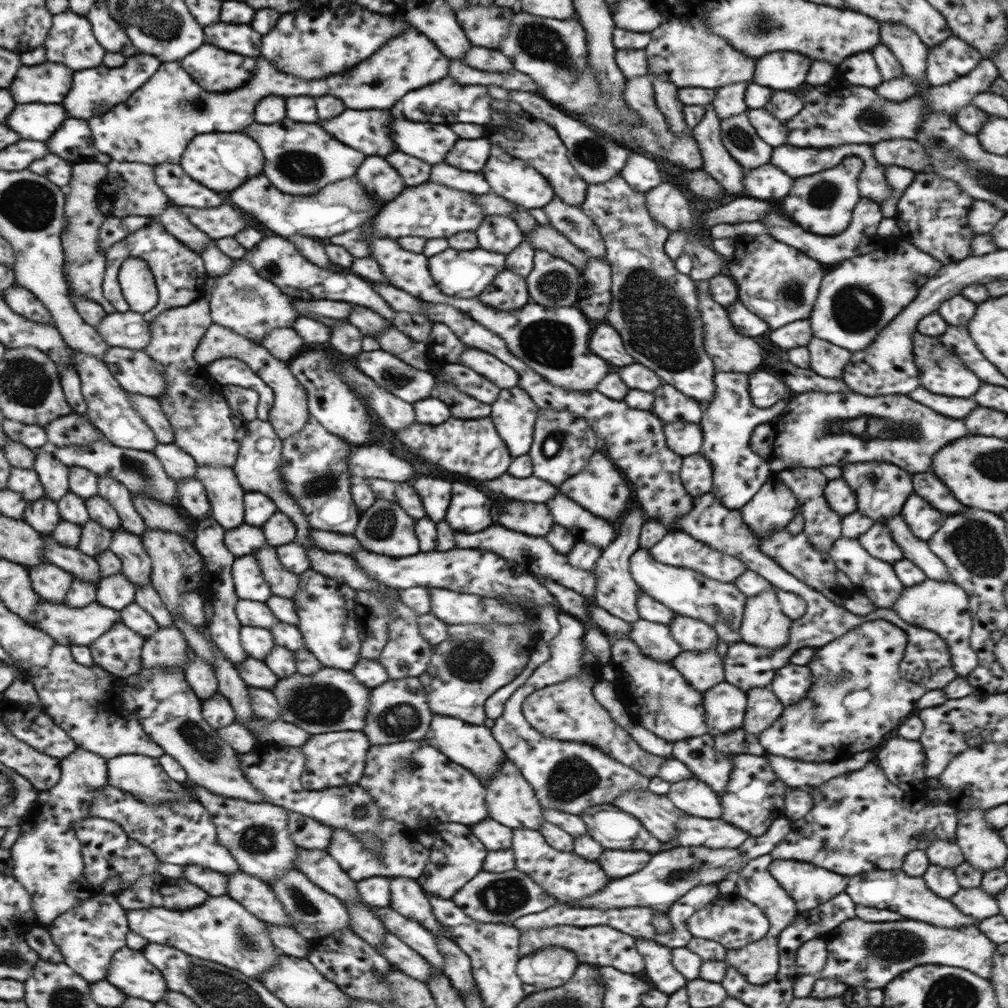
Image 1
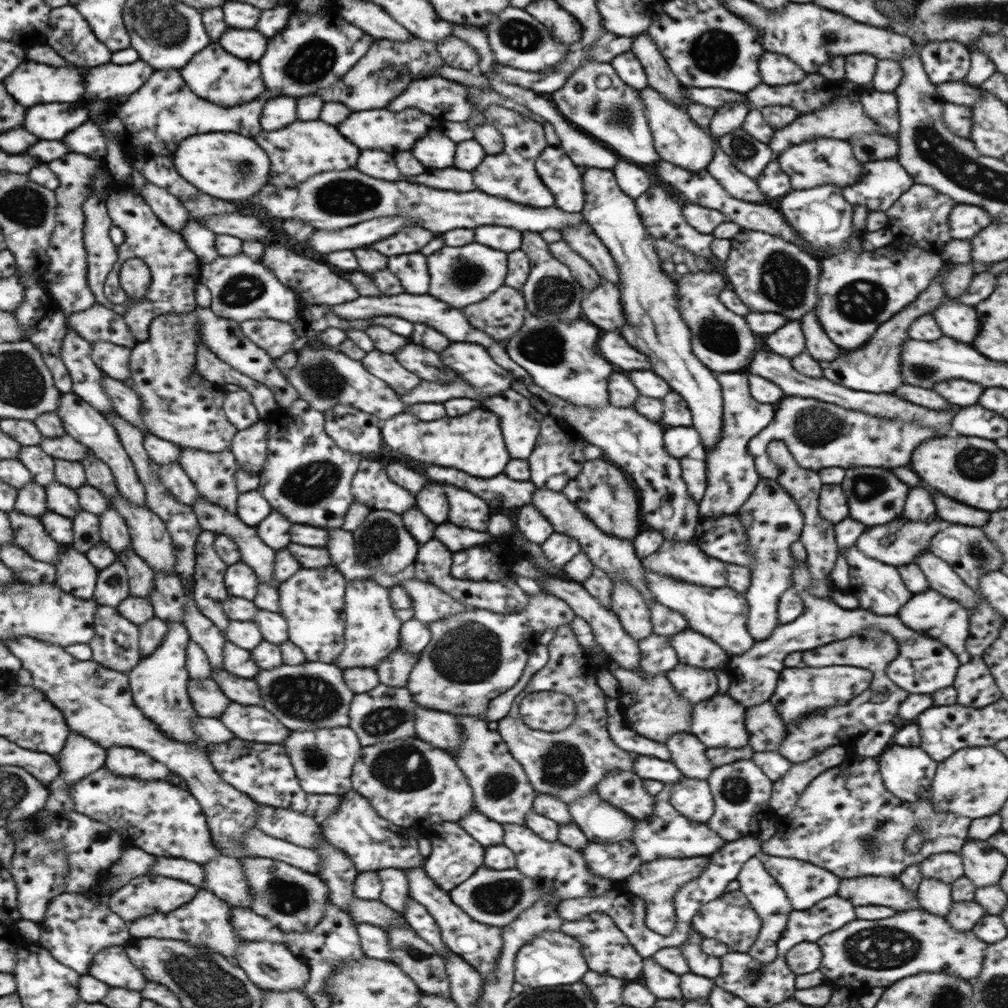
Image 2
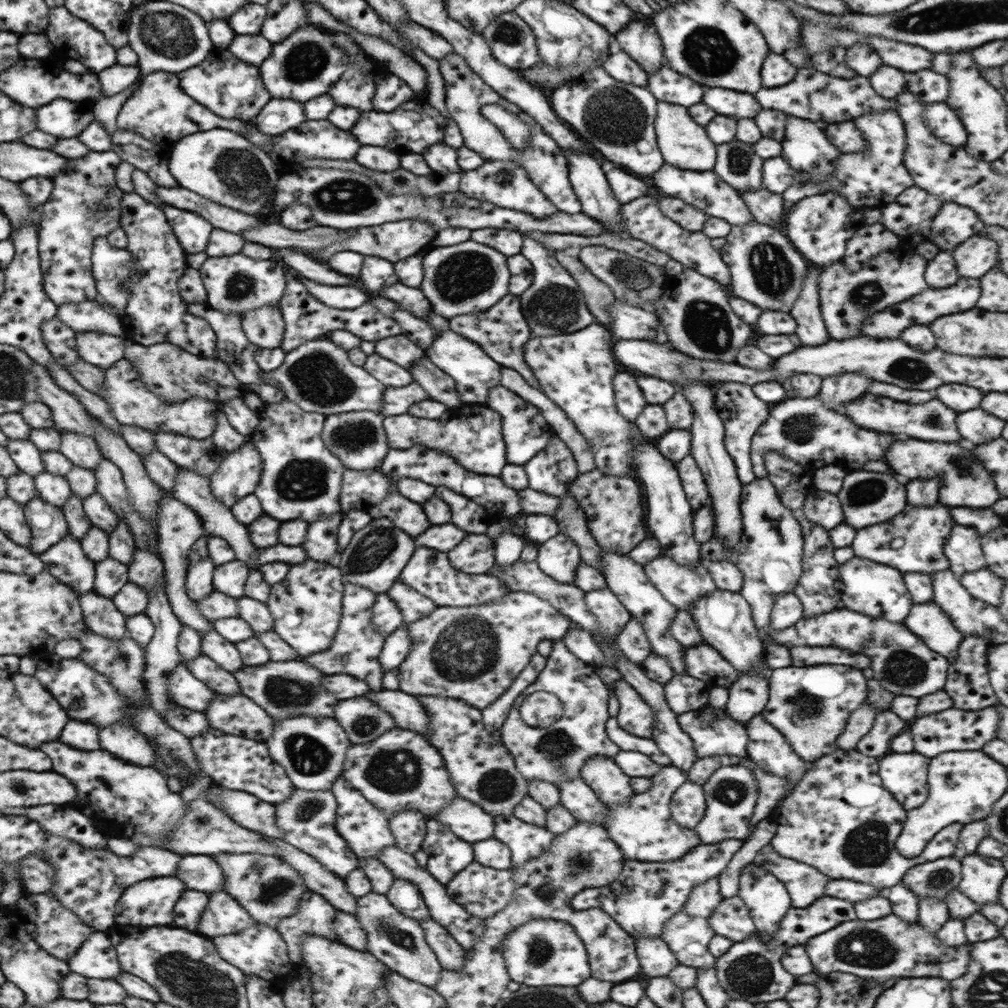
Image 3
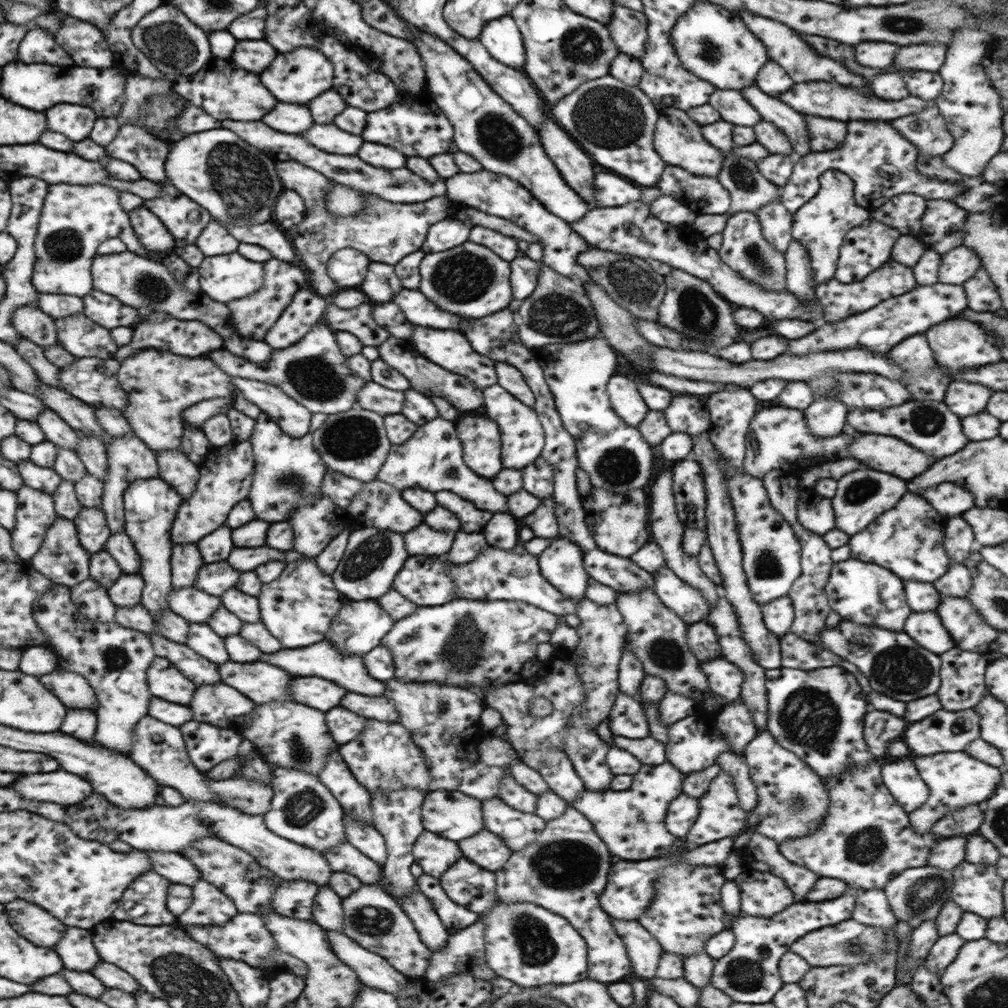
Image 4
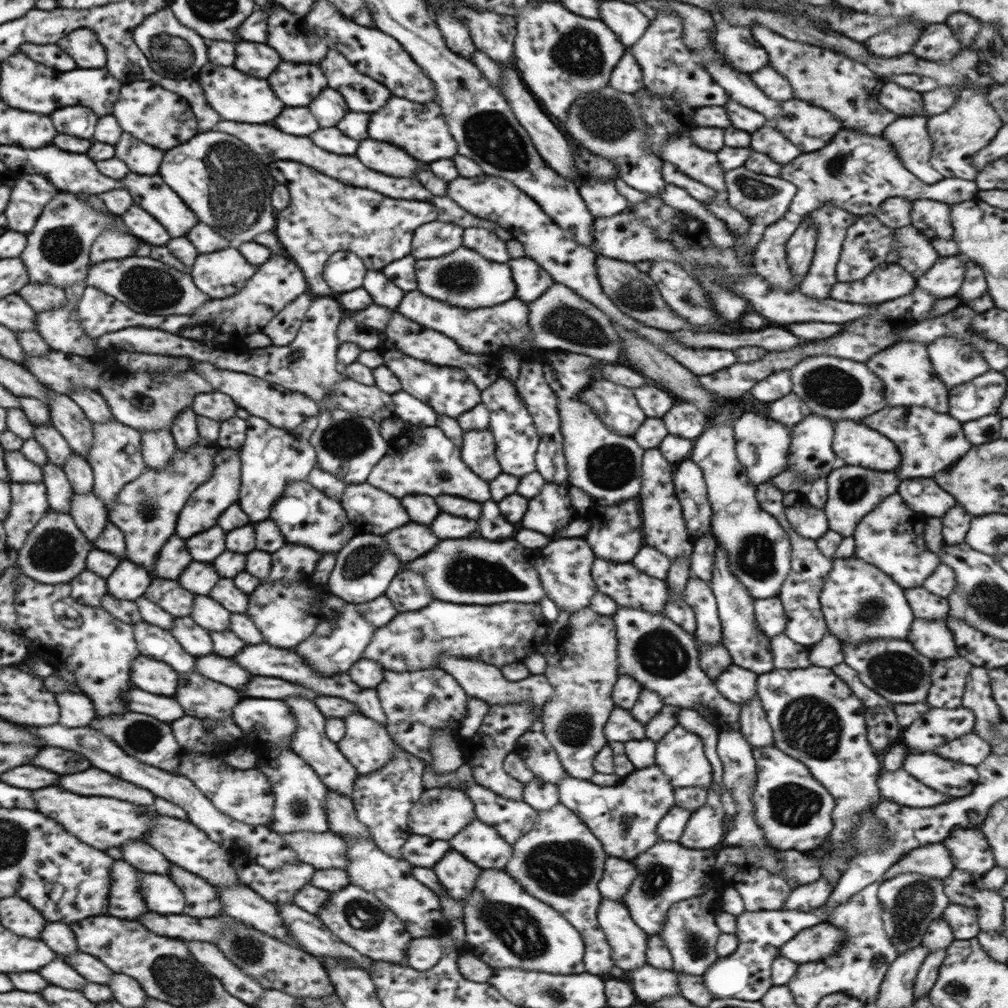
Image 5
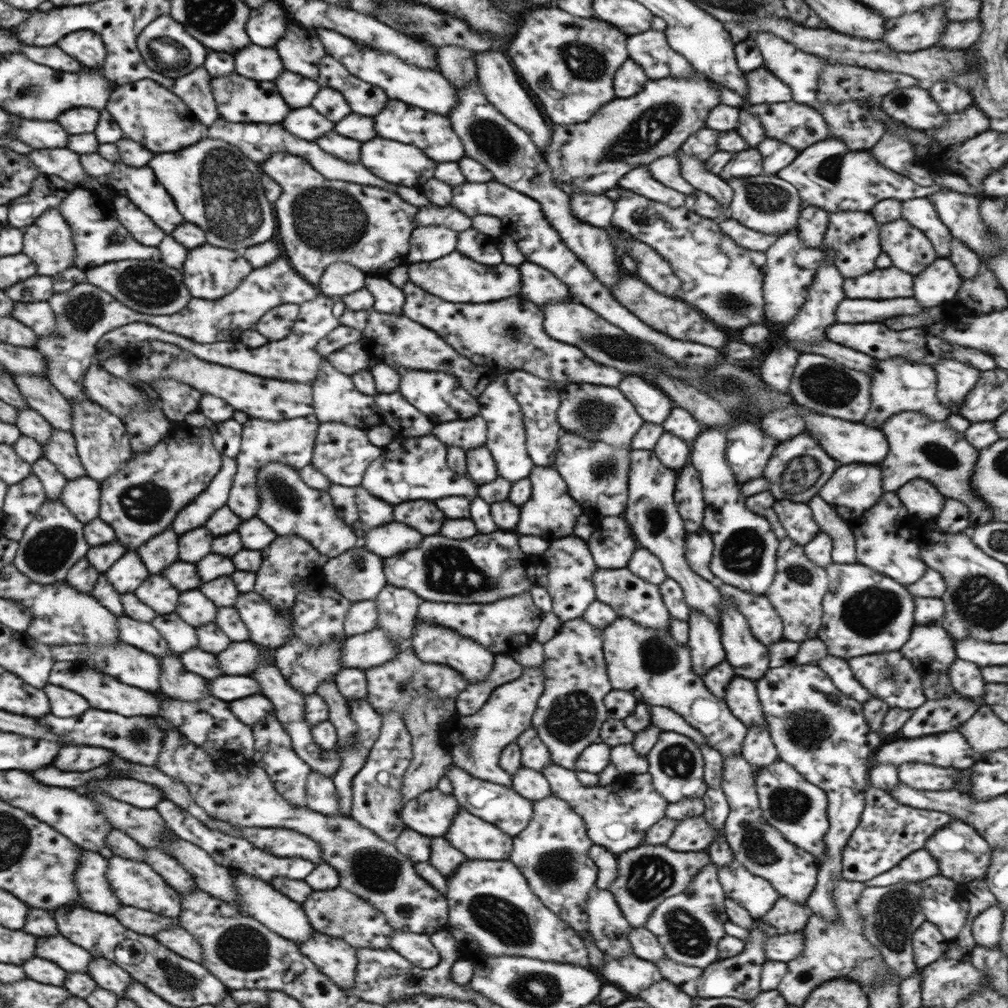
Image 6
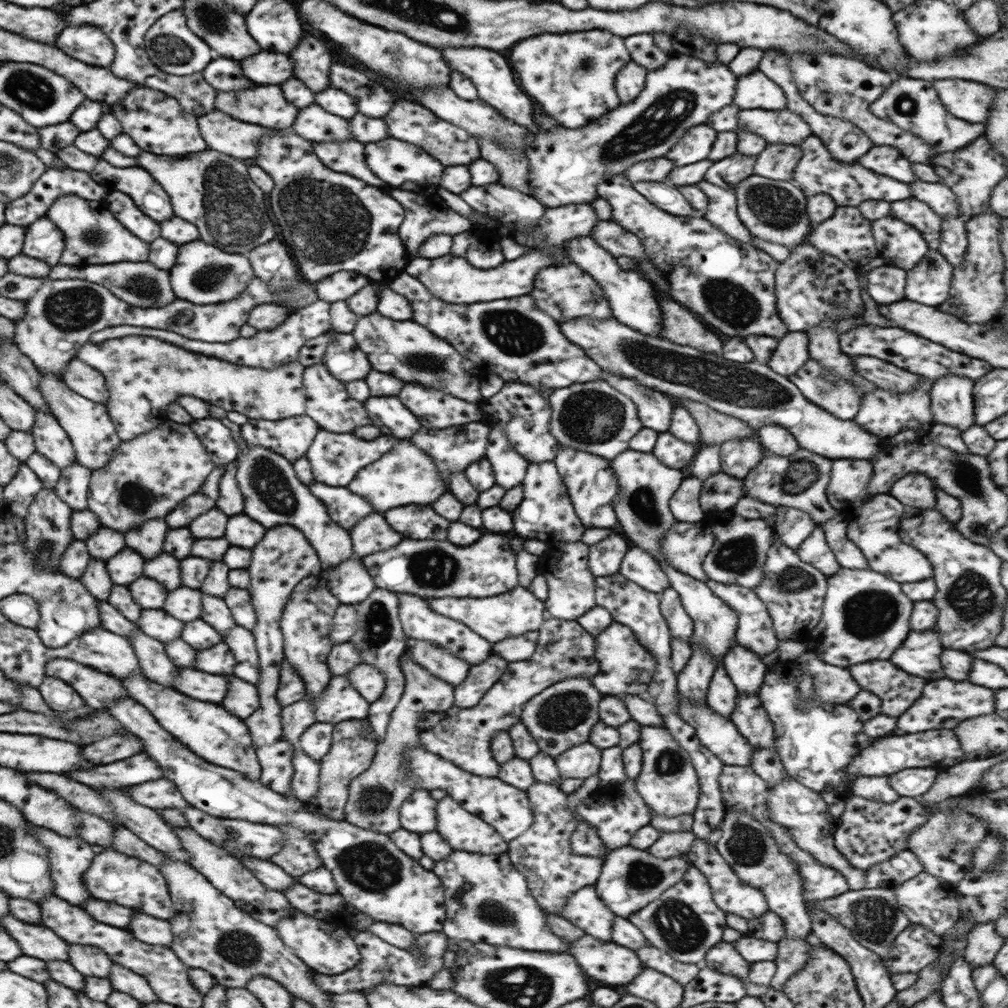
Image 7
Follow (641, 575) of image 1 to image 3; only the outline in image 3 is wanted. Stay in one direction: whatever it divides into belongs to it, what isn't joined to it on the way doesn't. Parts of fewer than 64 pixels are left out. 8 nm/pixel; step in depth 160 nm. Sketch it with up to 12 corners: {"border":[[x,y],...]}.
{"border":[[716,589],[688,608],[704,642],[736,670],[763,662],[740,593]]}

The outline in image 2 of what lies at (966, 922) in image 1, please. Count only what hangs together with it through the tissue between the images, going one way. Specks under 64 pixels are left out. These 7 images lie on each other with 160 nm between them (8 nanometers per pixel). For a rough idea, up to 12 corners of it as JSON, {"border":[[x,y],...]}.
{"border":[[897,877],[841,878],[854,906],[922,909]]}

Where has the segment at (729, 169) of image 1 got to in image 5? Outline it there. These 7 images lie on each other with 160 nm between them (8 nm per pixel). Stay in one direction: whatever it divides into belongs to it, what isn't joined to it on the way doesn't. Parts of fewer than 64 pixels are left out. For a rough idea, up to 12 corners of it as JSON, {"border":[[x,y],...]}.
{"border":[[803,219],[768,225],[753,252],[755,272],[776,289],[795,289],[785,244]]}

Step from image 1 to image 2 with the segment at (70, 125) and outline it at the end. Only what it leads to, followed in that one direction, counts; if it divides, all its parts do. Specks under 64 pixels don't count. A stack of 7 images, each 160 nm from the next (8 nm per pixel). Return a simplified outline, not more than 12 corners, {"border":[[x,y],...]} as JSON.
{"border":[[90,120],[68,132],[72,152],[105,158],[107,142]]}

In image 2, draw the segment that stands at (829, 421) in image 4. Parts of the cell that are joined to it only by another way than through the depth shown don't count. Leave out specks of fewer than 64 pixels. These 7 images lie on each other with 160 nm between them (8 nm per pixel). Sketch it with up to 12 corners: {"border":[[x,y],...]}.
{"border":[[939,274],[824,376],[850,390],[894,393],[908,327],[946,295]]}

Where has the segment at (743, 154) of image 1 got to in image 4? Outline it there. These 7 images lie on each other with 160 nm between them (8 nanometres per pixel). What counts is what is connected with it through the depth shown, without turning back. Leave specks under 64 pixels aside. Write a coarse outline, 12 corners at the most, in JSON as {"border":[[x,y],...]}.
{"border":[[724,153],[717,179],[730,213],[756,214],[780,199],[781,187],[757,161]]}

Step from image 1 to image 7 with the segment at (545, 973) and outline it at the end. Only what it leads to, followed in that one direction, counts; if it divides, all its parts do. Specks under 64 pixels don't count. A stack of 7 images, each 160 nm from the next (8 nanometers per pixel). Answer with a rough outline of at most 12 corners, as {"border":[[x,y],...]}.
{"border":[[453,850],[442,932],[571,954],[507,852]]}

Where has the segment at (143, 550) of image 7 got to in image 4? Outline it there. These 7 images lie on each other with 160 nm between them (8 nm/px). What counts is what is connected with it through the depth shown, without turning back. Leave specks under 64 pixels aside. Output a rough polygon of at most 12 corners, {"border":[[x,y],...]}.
{"border":[[196,544],[173,546],[173,588],[194,587],[204,564]]}

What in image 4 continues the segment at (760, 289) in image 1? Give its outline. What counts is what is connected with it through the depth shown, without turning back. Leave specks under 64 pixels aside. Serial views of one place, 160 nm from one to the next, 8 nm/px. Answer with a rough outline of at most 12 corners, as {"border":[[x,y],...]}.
{"border":[[728,212],[722,262],[748,282],[786,290],[786,261],[753,212]]}

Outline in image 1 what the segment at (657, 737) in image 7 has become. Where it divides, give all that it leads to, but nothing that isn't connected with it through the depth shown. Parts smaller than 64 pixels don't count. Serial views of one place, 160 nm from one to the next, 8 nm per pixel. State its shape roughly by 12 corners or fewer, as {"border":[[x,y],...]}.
{"border":[[724,680],[703,692],[708,733],[743,726],[747,694]]}

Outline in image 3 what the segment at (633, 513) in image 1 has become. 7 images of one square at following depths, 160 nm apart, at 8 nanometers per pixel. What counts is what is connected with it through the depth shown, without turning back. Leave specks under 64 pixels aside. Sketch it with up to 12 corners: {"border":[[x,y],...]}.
{"border":[[631,617],[615,644],[641,666],[651,653],[642,623]]}

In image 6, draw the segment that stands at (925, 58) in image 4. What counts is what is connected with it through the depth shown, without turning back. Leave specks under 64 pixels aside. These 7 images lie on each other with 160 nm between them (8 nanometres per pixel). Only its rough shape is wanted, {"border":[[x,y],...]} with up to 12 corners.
{"border":[[981,20],[952,22],[934,48],[964,50],[982,35]]}

